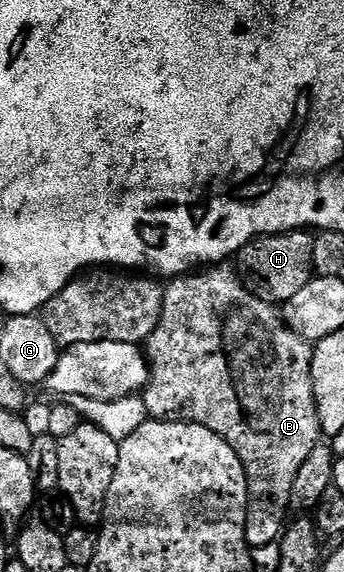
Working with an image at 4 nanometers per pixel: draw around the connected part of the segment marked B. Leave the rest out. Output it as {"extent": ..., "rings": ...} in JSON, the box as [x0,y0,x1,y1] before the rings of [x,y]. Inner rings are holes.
{"extent":[141,265,323,549],"rings":[[[210,265],[197,273],[171,278],[165,284],[164,309],[160,313],[160,325],[156,325],[156,329],[146,338],[144,344],[146,358],[150,365],[150,379],[146,382],[141,397],[150,419],[158,419],[161,423],[199,423],[212,429],[212,433],[216,433],[224,441],[228,441],[228,445],[232,445],[232,449],[238,454],[244,465],[246,474],[246,484],[248,485],[246,546],[253,549],[281,540],[283,530],[288,523],[286,515],[288,516],[290,511],[290,494],[292,485],[296,482],[296,472],[300,470],[300,465],[304,465],[308,453],[312,453],[312,449],[316,449],[323,434],[316,413],[316,397],[312,389],[312,357],[314,356],[312,344],[296,333],[292,333],[292,329],[287,327],[285,321],[282,320],[279,308],[273,303],[260,301],[260,297],[253,295],[242,284],[237,270],[230,268],[229,271],[228,268],[229,266],[226,265]]]}

